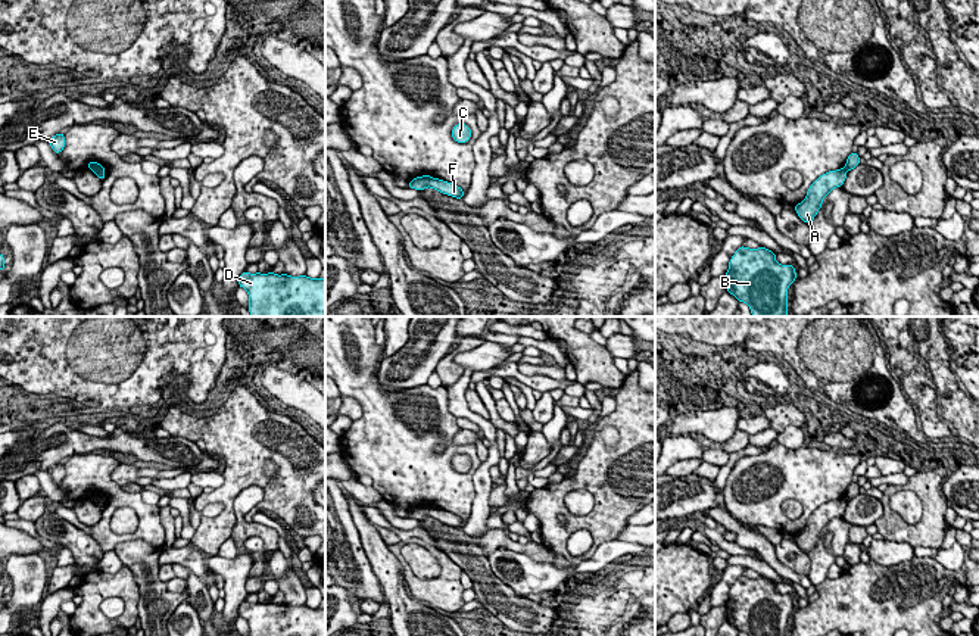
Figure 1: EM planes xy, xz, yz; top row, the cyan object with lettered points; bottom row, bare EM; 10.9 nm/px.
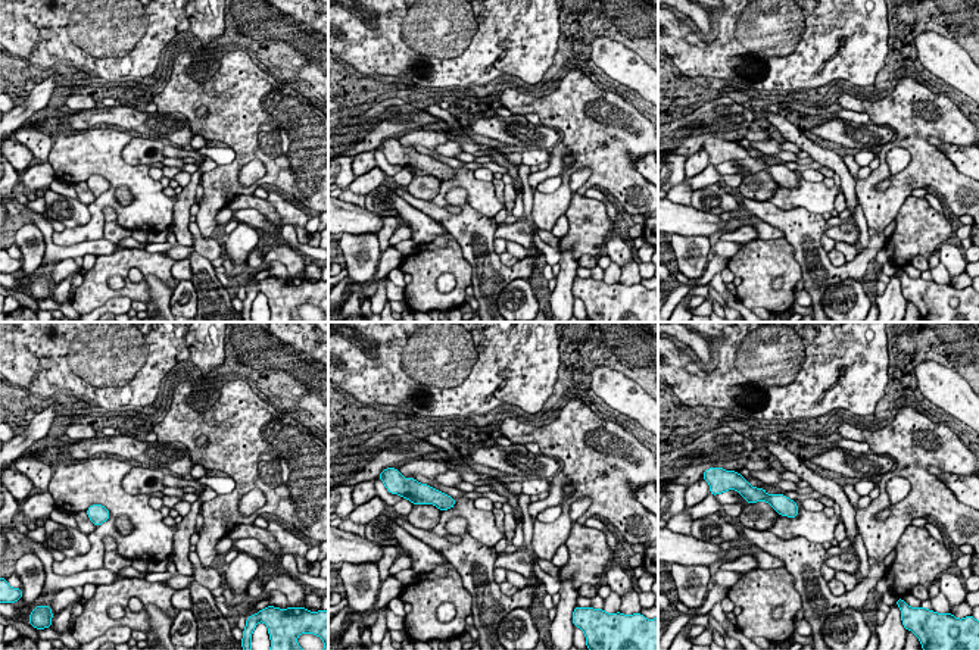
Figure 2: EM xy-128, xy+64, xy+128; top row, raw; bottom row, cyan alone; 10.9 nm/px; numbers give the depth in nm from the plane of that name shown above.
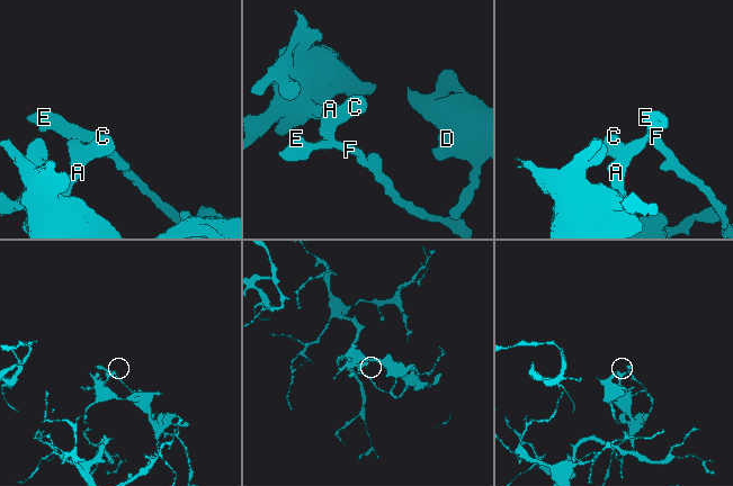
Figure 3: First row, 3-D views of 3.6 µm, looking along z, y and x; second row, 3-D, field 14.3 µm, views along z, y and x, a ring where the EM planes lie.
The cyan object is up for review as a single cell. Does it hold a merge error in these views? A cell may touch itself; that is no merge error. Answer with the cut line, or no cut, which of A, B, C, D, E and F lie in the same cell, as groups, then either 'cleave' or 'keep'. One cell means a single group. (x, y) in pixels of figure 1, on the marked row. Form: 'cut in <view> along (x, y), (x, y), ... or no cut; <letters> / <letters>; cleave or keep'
cut in xy along (93, 168), (103, 171); A B C D / E F; cleave

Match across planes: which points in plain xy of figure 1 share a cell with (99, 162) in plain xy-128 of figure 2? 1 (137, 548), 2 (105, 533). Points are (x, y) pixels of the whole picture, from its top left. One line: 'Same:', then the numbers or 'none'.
Same: 2

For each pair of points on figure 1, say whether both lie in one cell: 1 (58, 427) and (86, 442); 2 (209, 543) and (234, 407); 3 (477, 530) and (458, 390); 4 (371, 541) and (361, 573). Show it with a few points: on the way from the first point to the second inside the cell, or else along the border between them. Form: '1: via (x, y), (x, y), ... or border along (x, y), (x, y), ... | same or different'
1: via (65, 432), (78, 442) | same
2: via (228, 510), (228, 490), (234, 483), (234, 440) | same
3: via (482, 495), (493, 442), (482, 423) | same
4: border along (354, 524), (380, 585) | different

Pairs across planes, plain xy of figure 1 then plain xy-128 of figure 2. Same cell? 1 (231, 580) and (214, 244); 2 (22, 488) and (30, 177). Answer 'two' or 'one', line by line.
1: two
2: two

